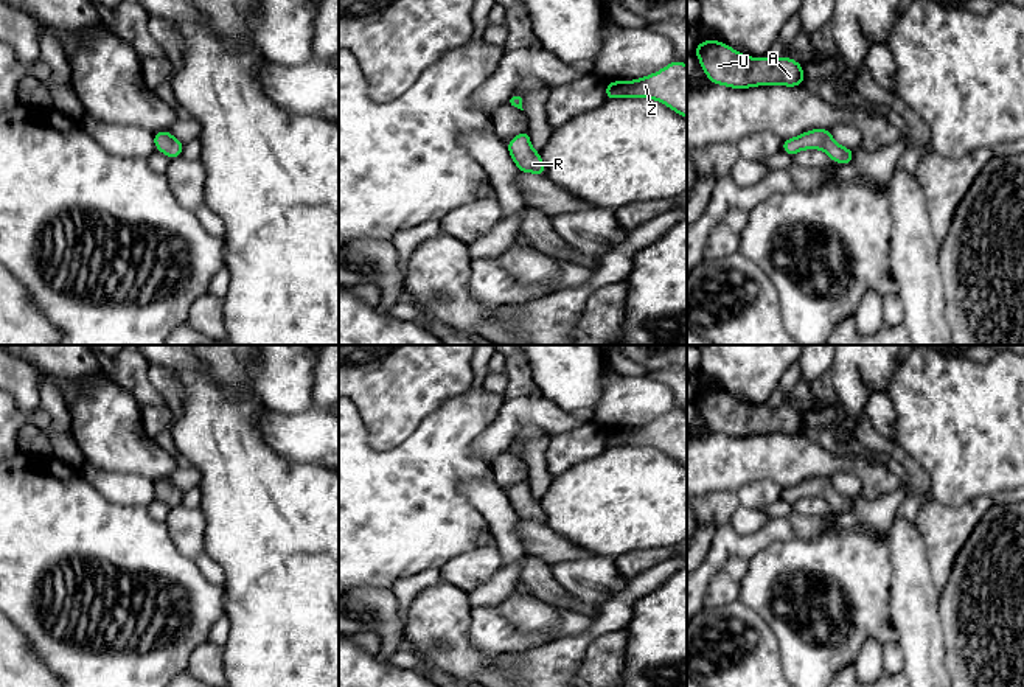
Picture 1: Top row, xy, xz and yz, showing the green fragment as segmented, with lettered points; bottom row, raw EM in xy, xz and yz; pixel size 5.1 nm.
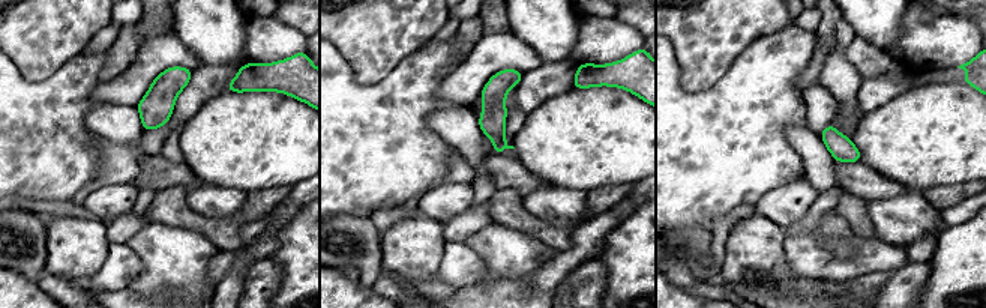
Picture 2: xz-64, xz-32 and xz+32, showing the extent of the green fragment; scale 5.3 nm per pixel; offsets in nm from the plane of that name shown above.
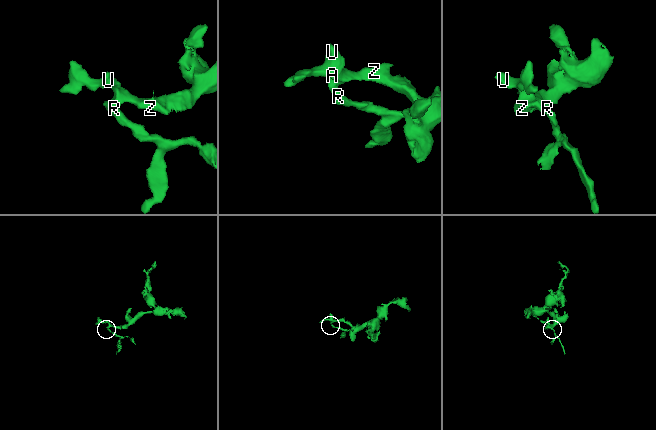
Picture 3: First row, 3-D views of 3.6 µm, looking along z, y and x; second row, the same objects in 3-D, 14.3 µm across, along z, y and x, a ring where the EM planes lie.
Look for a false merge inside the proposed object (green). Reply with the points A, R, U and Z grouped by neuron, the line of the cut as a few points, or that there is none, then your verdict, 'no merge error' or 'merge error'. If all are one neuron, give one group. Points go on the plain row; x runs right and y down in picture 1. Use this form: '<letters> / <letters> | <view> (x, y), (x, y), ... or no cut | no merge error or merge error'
A R U Z | no cut | no merge error

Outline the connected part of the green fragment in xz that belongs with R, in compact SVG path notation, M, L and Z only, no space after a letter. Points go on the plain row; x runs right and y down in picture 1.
M528 477L522 479L511 490L508 490L507 497L521 521L545 524L545 513L539 500L531 494Z

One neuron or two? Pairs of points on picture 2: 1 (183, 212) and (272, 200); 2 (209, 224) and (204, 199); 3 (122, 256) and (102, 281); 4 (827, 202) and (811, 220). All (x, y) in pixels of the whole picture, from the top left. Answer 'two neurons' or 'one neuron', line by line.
1: one neuron
2: two neurons
3: one neuron
4: one neuron

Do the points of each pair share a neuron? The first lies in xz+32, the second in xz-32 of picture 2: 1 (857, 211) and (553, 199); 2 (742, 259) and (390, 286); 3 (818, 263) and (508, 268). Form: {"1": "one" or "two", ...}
{"1": "two", "2": "two", "3": "two"}

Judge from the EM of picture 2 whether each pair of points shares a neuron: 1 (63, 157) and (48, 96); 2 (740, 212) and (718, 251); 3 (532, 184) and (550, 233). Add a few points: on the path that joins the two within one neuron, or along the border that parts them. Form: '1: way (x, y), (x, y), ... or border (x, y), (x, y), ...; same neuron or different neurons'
1: way (48, 141), (48, 111); same neuron
2: way (730, 221), (719, 232), (718, 241); same neuron
3: border (497, 188), (514, 188), (521, 197); different neurons

